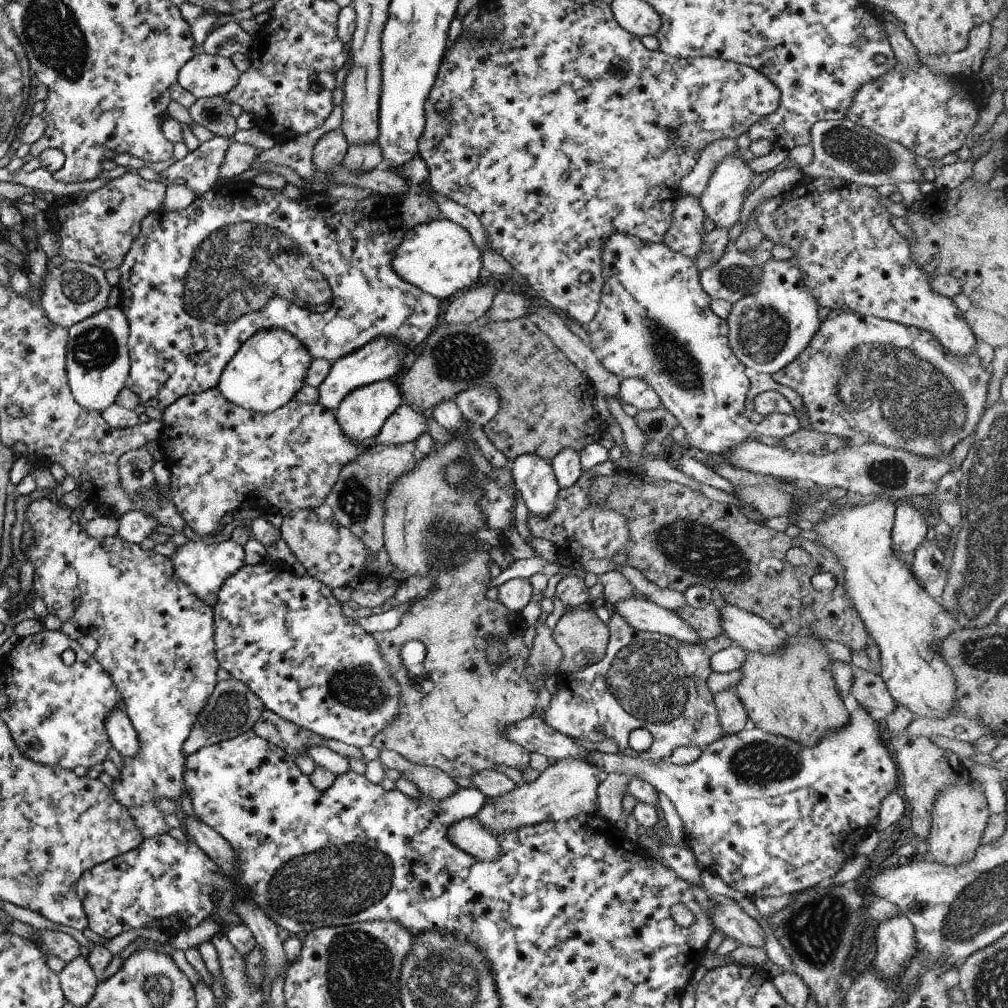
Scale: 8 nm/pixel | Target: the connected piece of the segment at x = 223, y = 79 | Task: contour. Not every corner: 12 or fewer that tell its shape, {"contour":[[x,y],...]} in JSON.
{"contour":[[201,52],[176,83],[196,99],[226,95],[239,69],[229,58]]}

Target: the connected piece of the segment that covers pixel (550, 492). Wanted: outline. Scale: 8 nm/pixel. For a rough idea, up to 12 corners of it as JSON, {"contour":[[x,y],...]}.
{"contour":[[522,454],[509,465],[529,515],[555,510],[559,488],[547,460]]}

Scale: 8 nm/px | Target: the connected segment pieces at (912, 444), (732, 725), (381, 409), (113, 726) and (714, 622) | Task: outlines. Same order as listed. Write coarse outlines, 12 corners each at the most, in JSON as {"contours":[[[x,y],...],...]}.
{"contours":[[[830,309],[774,372],[849,447],[947,455],[990,366]],[[729,689],[712,695],[722,734],[745,728],[747,716]],[[397,379],[360,386],[334,410],[344,437],[370,444],[402,403]],[[123,707],[104,720],[110,745],[120,756],[138,750],[135,729]],[[684,605],[673,612],[701,644],[723,633],[713,607]]]}

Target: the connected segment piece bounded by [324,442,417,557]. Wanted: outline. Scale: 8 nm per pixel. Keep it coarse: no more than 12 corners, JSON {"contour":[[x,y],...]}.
{"contour":[[413,442],[371,446],[339,471],[324,503],[371,557],[382,550],[389,485]]}

